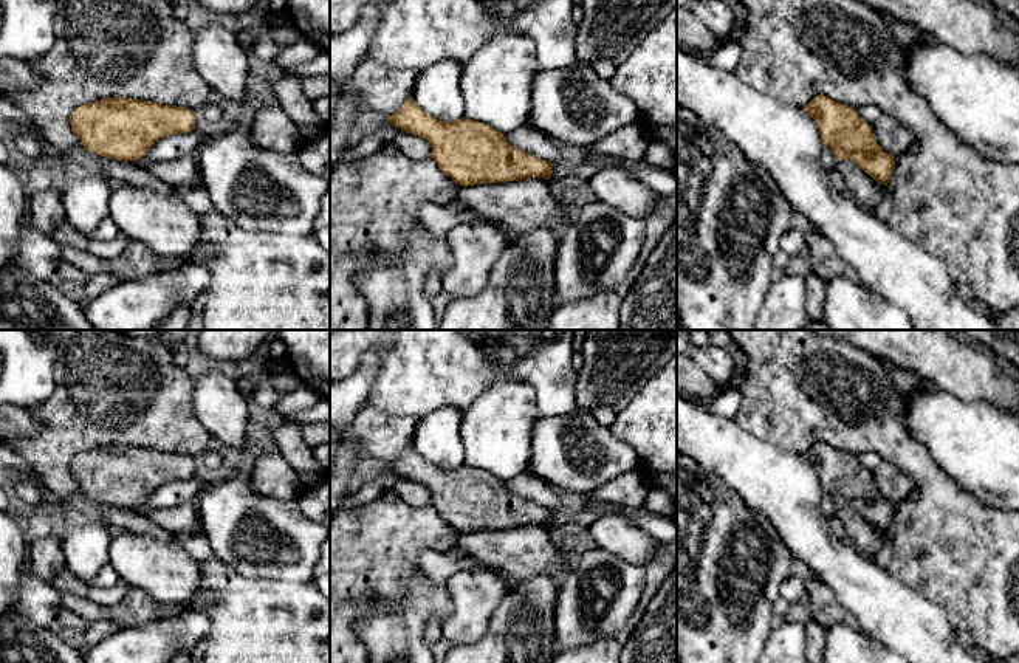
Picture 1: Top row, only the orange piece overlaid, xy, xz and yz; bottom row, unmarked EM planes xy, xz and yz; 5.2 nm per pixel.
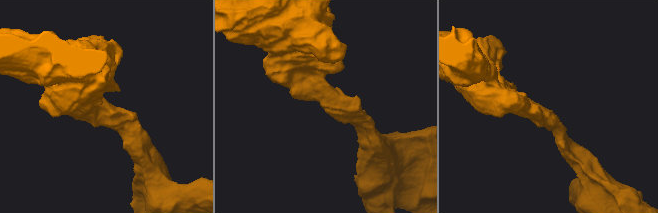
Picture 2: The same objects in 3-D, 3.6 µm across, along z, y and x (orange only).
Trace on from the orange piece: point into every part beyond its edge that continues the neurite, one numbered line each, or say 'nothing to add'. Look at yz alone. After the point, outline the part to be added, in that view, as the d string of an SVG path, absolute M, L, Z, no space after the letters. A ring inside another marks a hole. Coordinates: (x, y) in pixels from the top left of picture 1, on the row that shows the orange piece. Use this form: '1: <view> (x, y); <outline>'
1: yz (827, 158); M822 146L822 156L821 156L822 166L830 170L835 167L836 158L830 147Z

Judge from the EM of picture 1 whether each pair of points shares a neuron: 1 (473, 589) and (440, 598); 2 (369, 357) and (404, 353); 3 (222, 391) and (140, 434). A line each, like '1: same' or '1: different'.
1: different
2: different
3: different

